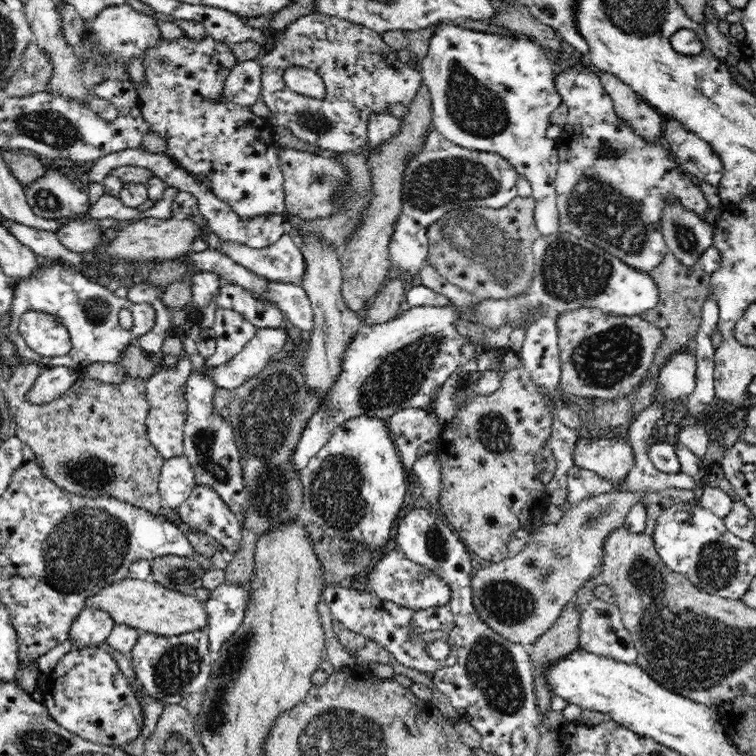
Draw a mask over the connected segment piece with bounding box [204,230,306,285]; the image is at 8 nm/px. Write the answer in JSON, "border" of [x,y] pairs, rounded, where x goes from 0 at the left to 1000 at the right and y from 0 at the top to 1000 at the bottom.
{"border":[[[280,304],[276,316],[270,317],[270,320],[275,324],[276,331],[302,339],[310,348],[315,348],[336,361],[336,364],[349,366],[352,370],[396,377],[399,368],[402,368],[402,362],[405,362],[402,337],[399,337],[393,320],[385,312],[378,312],[378,308],[362,323],[341,329],[331,328],[323,323],[313,323],[312,320],[295,320]]]}

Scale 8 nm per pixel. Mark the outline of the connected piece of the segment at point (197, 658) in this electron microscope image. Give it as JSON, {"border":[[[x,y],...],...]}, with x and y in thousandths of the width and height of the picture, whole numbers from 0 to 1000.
{"border":[[[271,833],[235,841],[188,837],[176,854],[171,870],[181,899],[193,910],[193,918],[218,929],[218,934],[237,933],[247,919],[270,917],[283,878],[283,868],[276,861],[276,841]]]}

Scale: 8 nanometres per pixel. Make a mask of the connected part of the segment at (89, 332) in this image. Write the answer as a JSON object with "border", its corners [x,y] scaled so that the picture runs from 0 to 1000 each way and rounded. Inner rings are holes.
{"border":[[[53,344],[52,348],[53,347],[61,347],[61,365],[56,365],[56,370],[40,370],[40,376],[29,376],[29,381],[17,381],[17,398],[13,407],[16,418],[11,443],[15,447],[15,452],[20,456],[21,466],[24,466],[28,478],[46,479],[54,484],[87,483],[89,485],[101,489],[106,489],[118,481],[128,479],[157,480],[161,478],[164,463],[167,463],[169,458],[179,455],[184,444],[194,440],[201,431],[204,431],[205,410],[198,402],[177,402],[176,399],[172,399],[168,393],[156,393],[148,384],[143,384],[143,381],[132,378],[132,376],[127,376],[127,373],[119,373],[111,362],[101,360],[98,354],[85,353],[79,347],[61,344]],[[161,407],[169,407],[169,410],[175,413],[176,430],[169,437],[156,427],[156,413],[159,413]],[[38,410],[74,417],[74,419],[79,422],[79,427],[90,435],[97,456],[90,470],[58,472],[37,459],[37,455],[32,451],[32,446],[26,442],[25,423],[29,415]]]}

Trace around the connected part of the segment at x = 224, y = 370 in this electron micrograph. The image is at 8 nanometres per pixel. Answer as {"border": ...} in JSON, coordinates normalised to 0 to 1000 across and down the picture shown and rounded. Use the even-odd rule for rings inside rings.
{"border":[[[343,434],[336,447],[332,447],[328,456],[306,476],[288,484],[270,484],[255,488],[286,512],[300,513],[306,517],[315,513],[349,485],[360,479],[361,471],[374,467],[377,455],[382,451],[378,434]]]}

